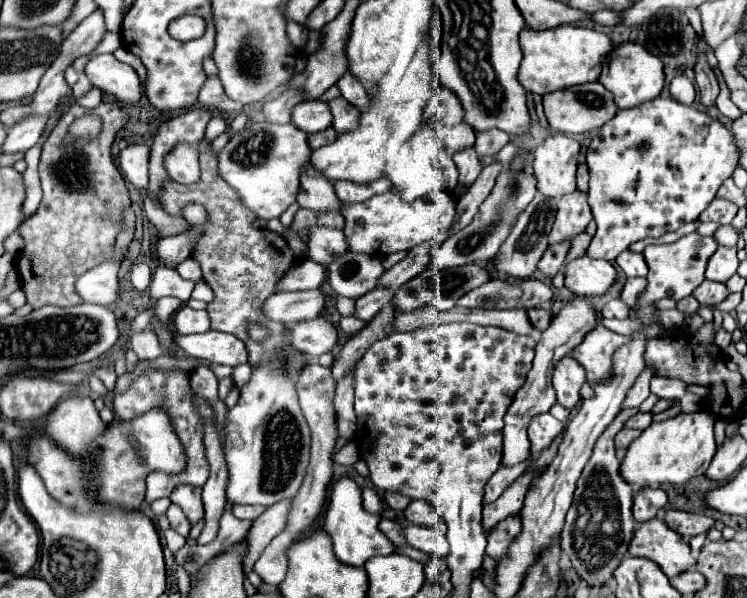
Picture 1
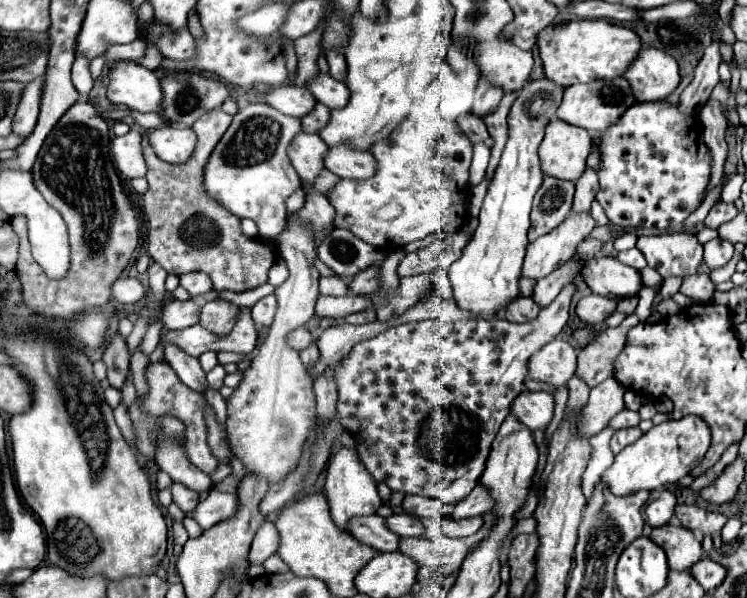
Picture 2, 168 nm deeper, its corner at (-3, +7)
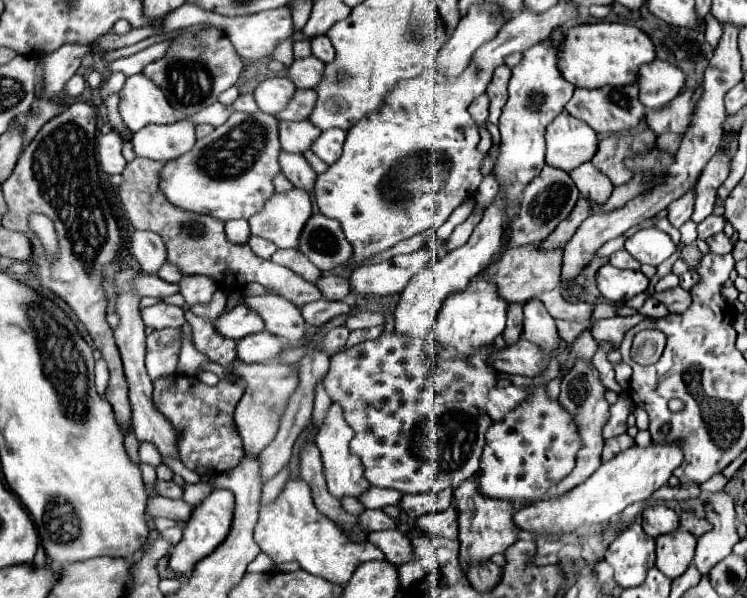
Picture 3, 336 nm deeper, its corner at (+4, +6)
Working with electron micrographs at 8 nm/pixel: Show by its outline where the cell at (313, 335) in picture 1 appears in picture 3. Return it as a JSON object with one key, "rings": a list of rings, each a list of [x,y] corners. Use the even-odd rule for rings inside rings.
{"rings":[[[267,331],[247,335],[237,343],[237,357],[243,363],[265,363],[283,351],[283,341]]]}

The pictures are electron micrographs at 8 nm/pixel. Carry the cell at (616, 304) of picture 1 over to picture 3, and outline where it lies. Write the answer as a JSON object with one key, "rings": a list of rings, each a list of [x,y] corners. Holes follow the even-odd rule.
{"rings":[[[553,289],[549,293],[541,293],[537,299],[545,305],[553,319],[567,319],[567,321],[585,321],[591,317],[593,305],[587,301],[565,301],[561,289]]]}

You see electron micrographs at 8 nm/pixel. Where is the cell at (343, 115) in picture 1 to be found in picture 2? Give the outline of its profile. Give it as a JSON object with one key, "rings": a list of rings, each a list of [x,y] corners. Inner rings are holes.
{"rings":[[[322,72],[314,82],[308,84],[308,90],[318,102],[326,104],[330,110],[344,108],[350,98],[350,90],[346,90],[344,82],[338,82],[330,74],[322,74]]]}

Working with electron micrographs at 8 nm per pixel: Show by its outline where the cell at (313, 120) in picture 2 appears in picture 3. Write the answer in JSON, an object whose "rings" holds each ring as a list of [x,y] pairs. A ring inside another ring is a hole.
{"rings":[[[297,89],[291,97],[291,101],[287,103],[287,109],[279,111],[277,119],[281,121],[301,121],[301,119],[307,119],[315,107],[315,101],[317,101],[317,93],[313,89]]]}

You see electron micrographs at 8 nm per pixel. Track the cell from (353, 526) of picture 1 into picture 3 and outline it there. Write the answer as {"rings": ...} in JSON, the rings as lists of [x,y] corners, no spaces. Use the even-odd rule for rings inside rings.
{"rings":[[[331,403],[329,411],[325,415],[325,421],[323,421],[323,425],[315,437],[315,445],[319,447],[321,457],[323,457],[323,473],[327,479],[329,493],[337,499],[343,495],[359,497],[365,489],[369,489],[369,481],[363,475],[363,463],[359,461],[359,457],[351,455],[351,451],[349,451],[351,439],[353,439],[353,431],[349,429],[349,425],[343,419],[343,409],[337,403]]]}

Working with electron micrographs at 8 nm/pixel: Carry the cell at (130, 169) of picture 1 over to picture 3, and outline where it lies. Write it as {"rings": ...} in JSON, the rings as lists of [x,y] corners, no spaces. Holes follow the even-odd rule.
{"rings":[[[115,131],[99,133],[97,135],[97,153],[99,153],[99,165],[105,173],[121,173],[127,161],[121,155],[121,137]]]}

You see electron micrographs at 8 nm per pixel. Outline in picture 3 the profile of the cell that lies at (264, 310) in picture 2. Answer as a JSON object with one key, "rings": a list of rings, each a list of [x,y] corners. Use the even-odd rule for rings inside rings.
{"rings":[[[235,305],[235,309],[223,311],[213,321],[213,325],[215,325],[217,333],[221,333],[223,337],[229,337],[229,339],[235,339],[235,341],[239,341],[245,335],[253,335],[253,333],[259,333],[265,329],[261,317],[245,305]]]}

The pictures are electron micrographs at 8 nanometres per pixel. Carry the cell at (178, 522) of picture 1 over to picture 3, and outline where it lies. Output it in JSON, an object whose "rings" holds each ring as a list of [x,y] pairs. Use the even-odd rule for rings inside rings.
{"rings":[[[155,481],[155,491],[157,495],[169,497],[169,499],[179,499],[183,495],[183,487],[179,487],[173,481]]]}

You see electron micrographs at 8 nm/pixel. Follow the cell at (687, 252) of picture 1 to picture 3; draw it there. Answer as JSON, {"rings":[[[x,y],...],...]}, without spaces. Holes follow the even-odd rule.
{"rings":[[[643,229],[625,241],[625,249],[639,263],[649,263],[657,267],[675,253],[675,243],[667,233],[659,229]]]}

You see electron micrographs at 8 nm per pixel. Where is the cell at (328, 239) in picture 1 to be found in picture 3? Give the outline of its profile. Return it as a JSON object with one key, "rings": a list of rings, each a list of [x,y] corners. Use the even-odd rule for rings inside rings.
{"rings":[[[281,149],[279,153],[279,165],[281,171],[287,175],[287,179],[305,191],[313,191],[315,185],[315,171],[311,169],[311,165],[307,163],[307,159],[301,153],[287,153]]]}

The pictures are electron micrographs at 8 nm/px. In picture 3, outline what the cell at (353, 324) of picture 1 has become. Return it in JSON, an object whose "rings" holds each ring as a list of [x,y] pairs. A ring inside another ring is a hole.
{"rings":[[[369,311],[357,313],[357,315],[349,317],[347,323],[345,323],[345,327],[349,331],[353,331],[353,329],[371,329],[371,327],[379,327],[379,325],[385,325],[385,317],[381,313],[369,313]]]}

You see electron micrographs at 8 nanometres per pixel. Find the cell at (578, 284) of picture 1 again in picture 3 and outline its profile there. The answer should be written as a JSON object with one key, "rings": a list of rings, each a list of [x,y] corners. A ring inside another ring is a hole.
{"rings":[[[607,263],[597,273],[597,287],[605,299],[619,303],[629,301],[639,293],[645,293],[649,287],[649,279],[641,271],[617,269]]]}

